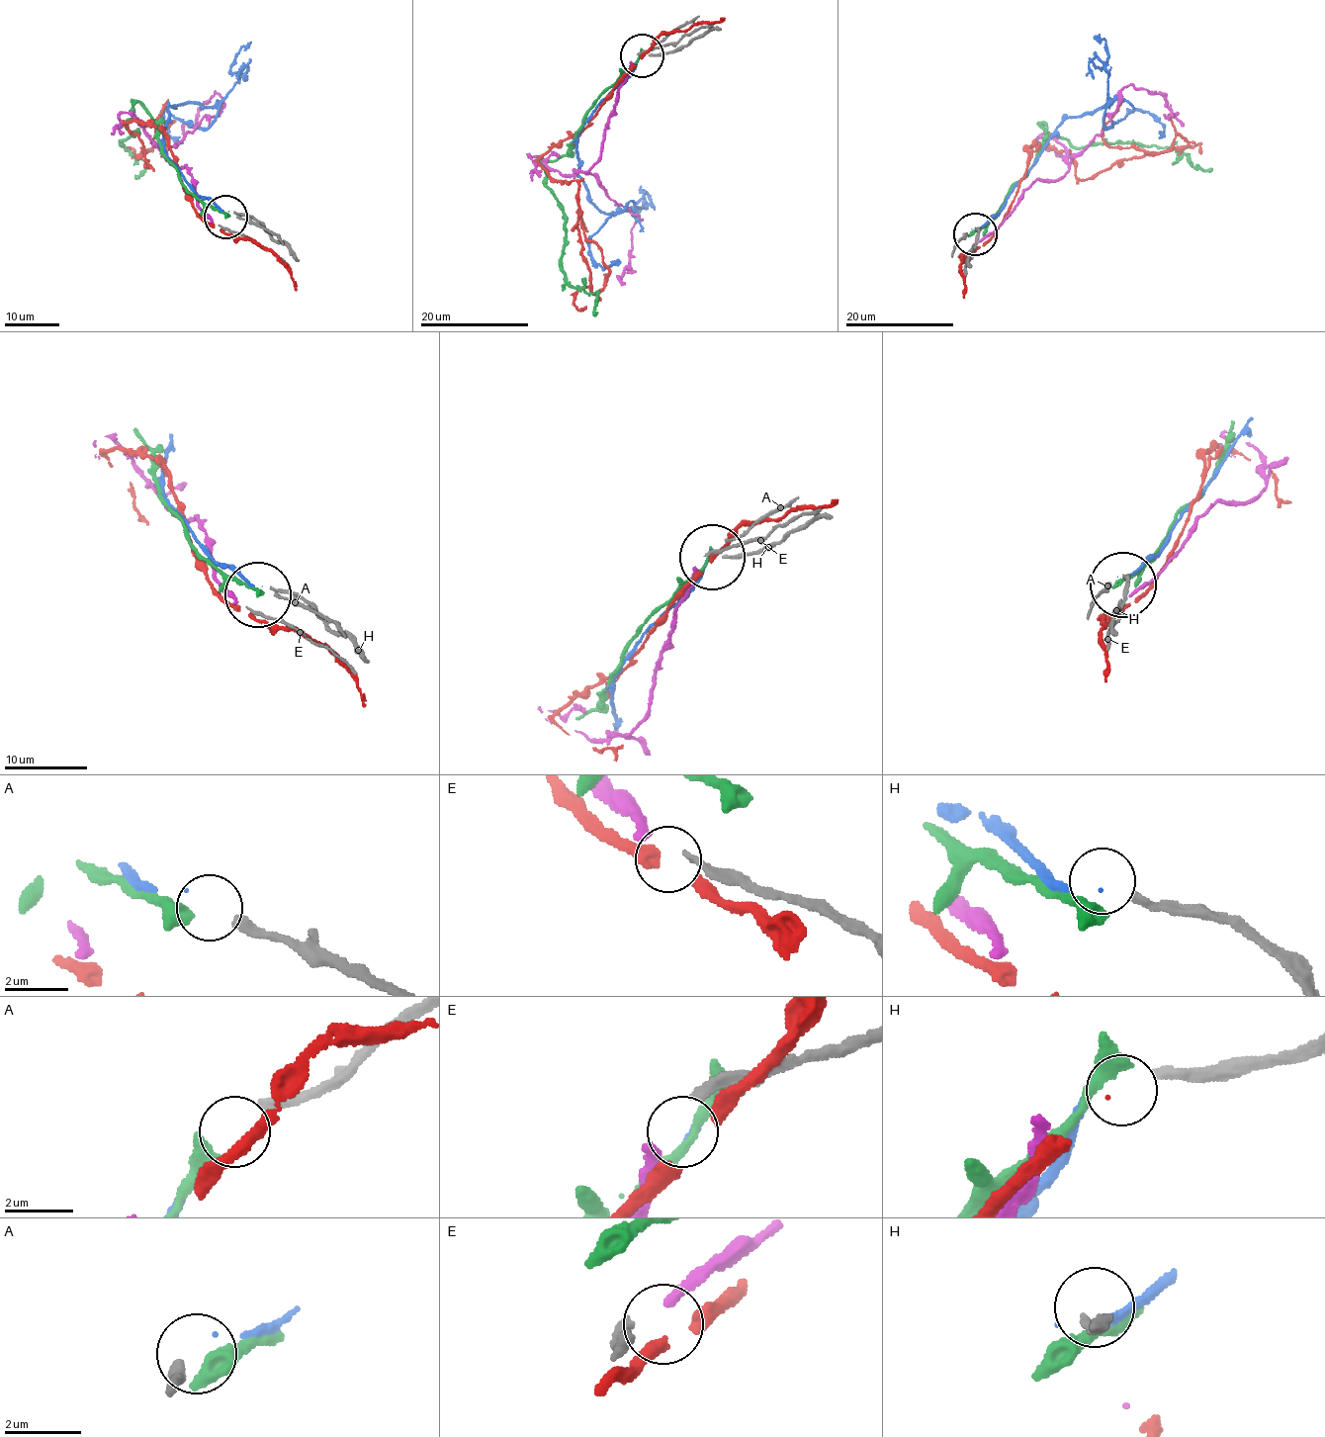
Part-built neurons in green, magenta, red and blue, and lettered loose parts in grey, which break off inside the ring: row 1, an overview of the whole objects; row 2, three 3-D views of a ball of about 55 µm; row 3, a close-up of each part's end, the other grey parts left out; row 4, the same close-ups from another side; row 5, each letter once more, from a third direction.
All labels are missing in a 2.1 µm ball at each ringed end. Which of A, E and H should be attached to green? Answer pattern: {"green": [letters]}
{"green": []}

